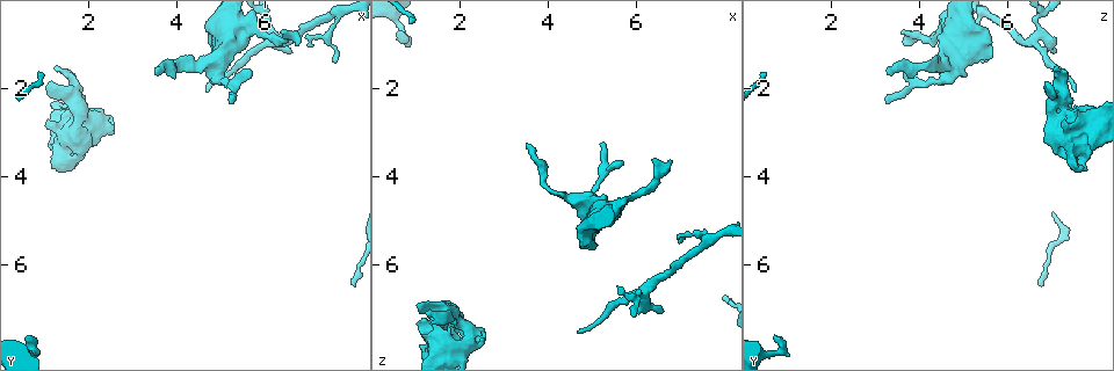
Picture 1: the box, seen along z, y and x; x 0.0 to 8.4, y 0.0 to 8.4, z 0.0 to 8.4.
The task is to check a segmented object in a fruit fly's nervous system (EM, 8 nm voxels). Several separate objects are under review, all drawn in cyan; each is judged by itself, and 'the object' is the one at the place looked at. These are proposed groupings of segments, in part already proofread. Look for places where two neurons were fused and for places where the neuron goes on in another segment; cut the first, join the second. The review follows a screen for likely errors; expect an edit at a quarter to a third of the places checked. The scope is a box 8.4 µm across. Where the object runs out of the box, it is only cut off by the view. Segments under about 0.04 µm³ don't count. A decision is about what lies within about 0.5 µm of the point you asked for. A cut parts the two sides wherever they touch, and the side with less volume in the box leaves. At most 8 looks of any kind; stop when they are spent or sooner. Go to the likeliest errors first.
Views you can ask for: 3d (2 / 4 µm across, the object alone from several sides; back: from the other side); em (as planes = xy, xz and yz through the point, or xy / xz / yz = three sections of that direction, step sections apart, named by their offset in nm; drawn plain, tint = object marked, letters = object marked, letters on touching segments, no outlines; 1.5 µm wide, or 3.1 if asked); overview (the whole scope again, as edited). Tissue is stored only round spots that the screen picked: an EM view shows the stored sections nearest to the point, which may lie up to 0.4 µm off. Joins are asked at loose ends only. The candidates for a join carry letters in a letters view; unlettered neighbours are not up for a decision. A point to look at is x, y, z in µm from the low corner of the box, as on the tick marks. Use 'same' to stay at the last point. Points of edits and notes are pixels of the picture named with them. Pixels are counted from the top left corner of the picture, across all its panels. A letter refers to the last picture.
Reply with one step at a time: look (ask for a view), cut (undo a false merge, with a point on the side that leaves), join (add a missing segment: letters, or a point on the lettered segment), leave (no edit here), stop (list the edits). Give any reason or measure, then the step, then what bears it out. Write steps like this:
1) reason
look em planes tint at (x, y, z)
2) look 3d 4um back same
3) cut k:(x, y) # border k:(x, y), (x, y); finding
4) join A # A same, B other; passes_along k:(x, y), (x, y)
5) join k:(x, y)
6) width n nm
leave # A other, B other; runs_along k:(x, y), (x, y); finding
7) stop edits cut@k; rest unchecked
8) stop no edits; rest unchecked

stops while still wide
look em planes letters at (1.15, 3.70, 7.55)

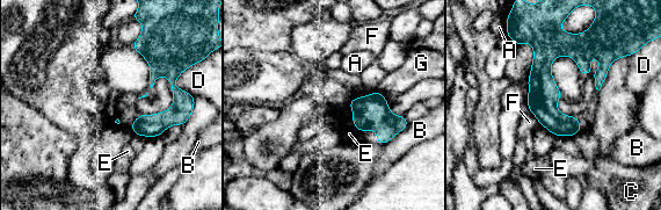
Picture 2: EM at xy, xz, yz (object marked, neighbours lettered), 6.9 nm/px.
leave # A other, B other, C other, D other, E other, F other, G other; border 2:(351, 118), (353, 123), (363, 132); none of them fits

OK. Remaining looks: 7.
free end
look 3d 4um at (3.50, 1.65, 3.25)

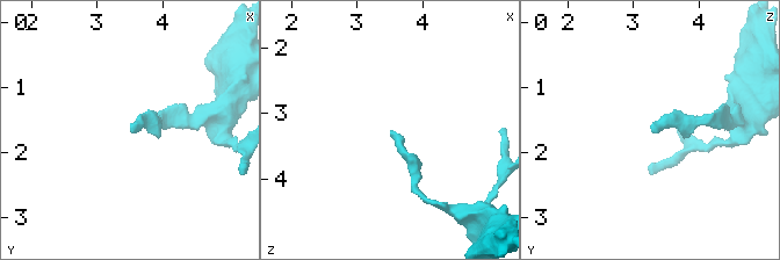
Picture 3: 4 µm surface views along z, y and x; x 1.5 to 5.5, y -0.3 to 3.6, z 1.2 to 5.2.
look em xy step 8 letters at (3.55, 1.65, 3.25)

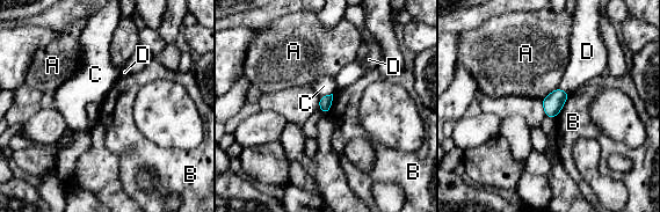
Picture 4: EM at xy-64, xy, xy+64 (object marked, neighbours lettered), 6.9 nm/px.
look em planes letters same

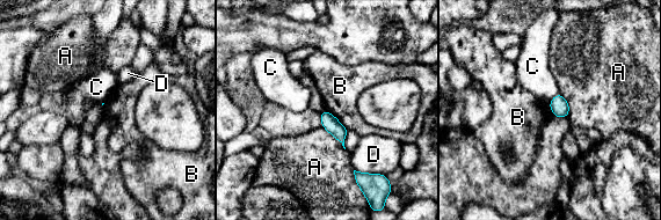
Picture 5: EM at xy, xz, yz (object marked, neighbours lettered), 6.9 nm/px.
leave # A other, B other, C other, D other; border 5:(326, 110), (348, 130); no lettered segment goes on from it

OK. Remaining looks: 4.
branch stops here
look 3d 2um at (7.00, 1.00, 5.45)

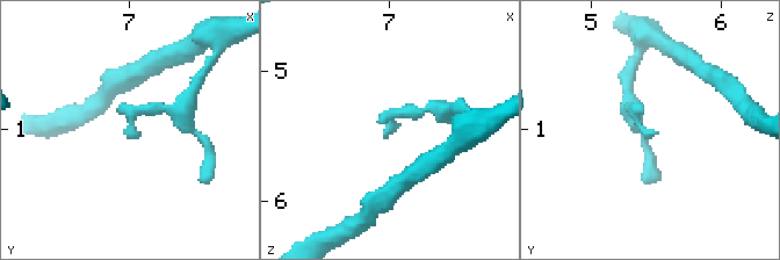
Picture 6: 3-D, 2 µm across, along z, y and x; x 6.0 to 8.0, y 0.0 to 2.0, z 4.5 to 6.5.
look em yz step 4 tint at (6.98, 1.02, 5.52)

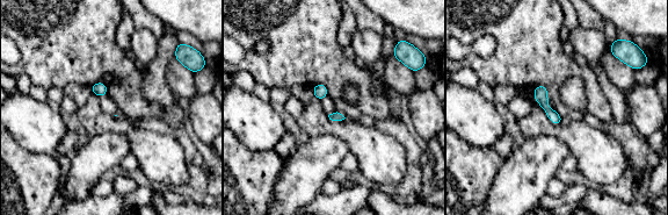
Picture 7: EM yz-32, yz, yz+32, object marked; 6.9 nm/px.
look em xy step 4 letters same

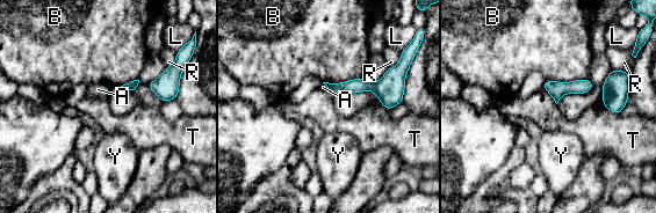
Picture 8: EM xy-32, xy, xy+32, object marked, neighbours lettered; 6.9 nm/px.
leave # A other, B other, L other, R other, T other, Y other; runs_along 8:(589, 82), (577, 87), (547, 87); no lettered segment goes on from it

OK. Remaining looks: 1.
stop no edits; rest unchecked

